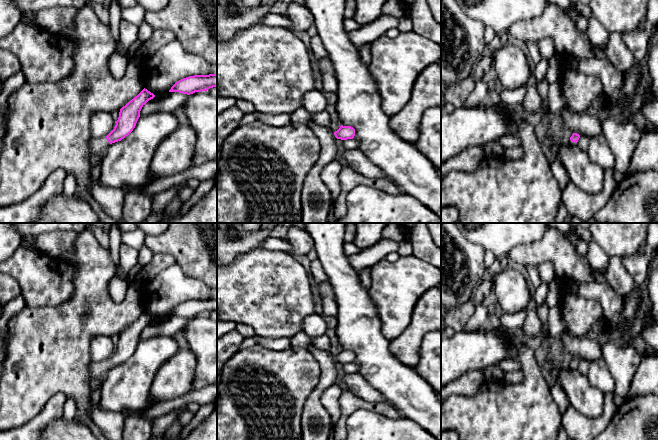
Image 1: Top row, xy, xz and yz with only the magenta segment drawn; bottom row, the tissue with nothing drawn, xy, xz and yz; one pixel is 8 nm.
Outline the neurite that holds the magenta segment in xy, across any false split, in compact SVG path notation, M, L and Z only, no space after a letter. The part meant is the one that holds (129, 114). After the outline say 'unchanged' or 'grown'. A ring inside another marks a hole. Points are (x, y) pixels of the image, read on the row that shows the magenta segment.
M143 89L136 97L120 109L118 120L114 129L106 136L92 137L89 142L89 159L96 154L104 153L115 142L121 141L128 136L136 126L142 107L155 95Z | grown

